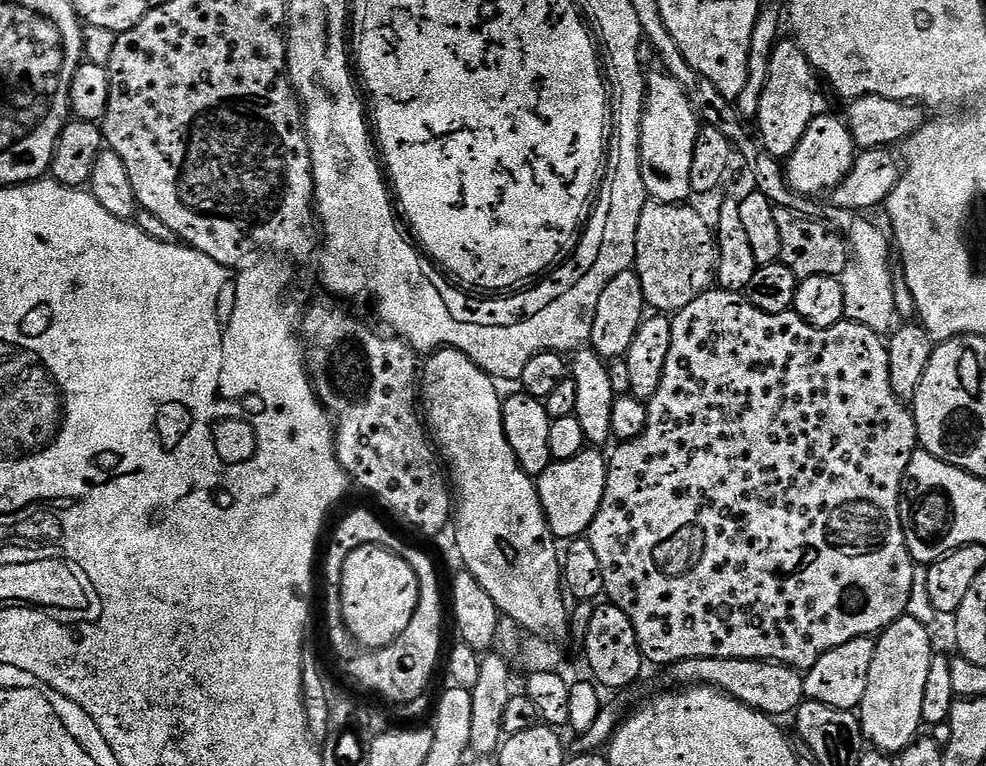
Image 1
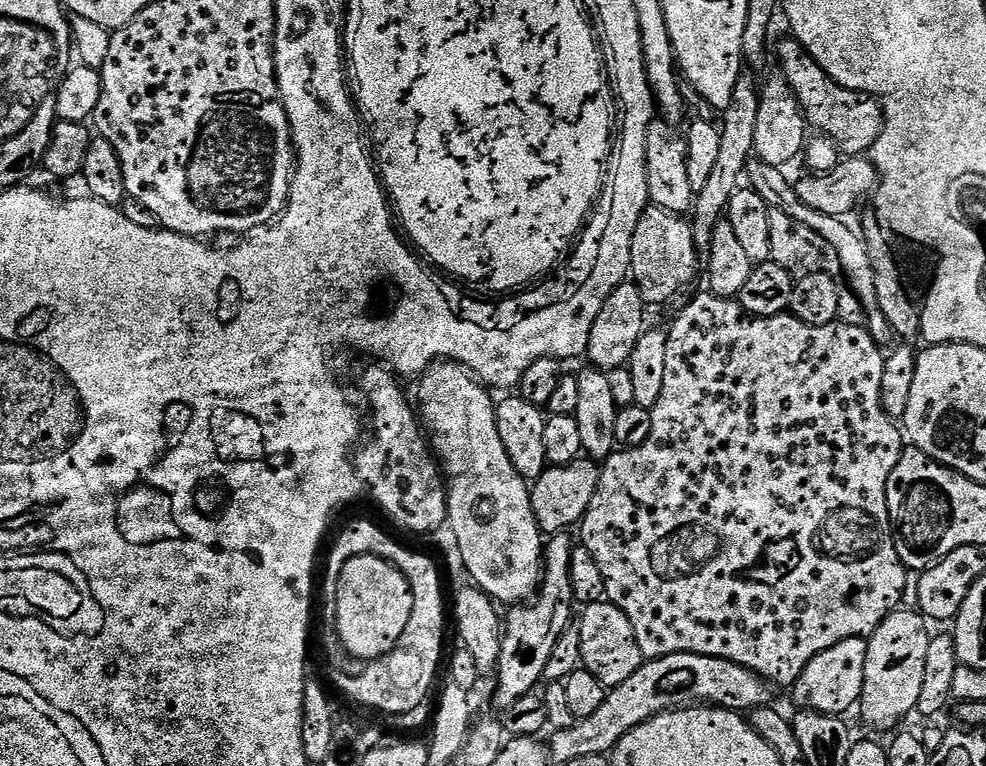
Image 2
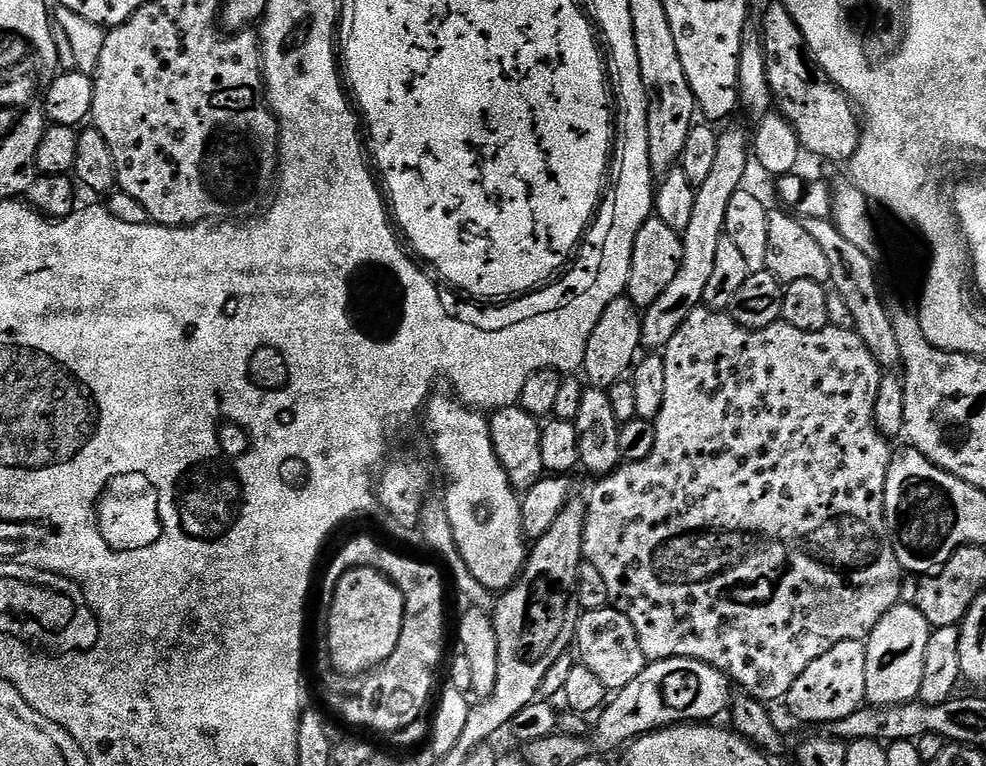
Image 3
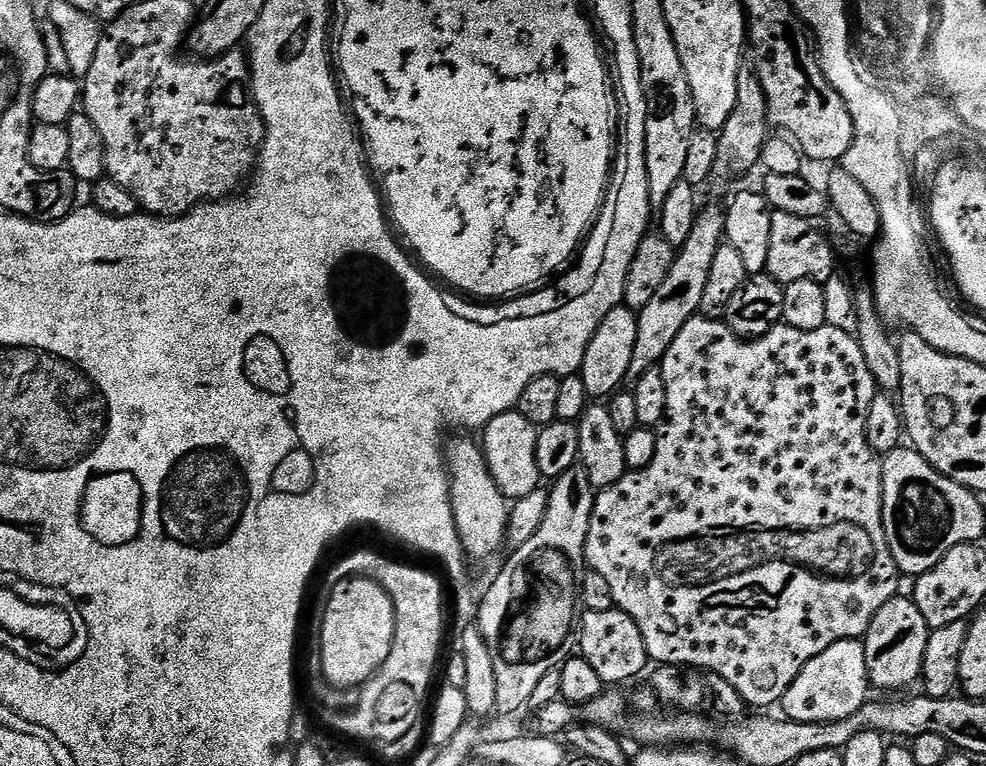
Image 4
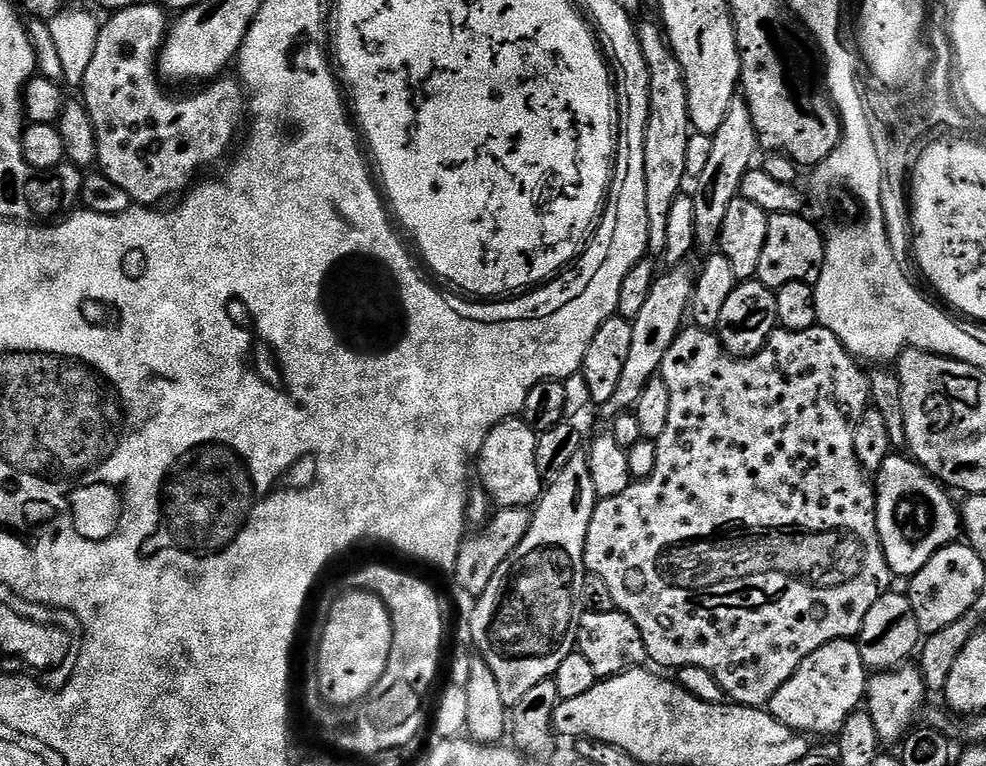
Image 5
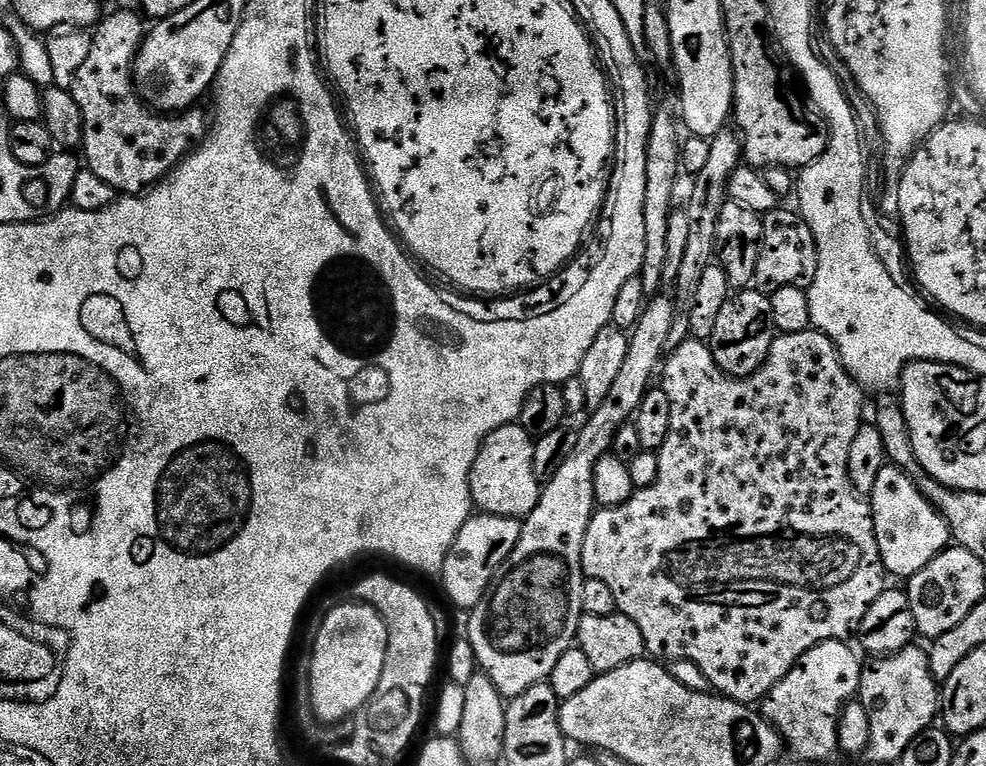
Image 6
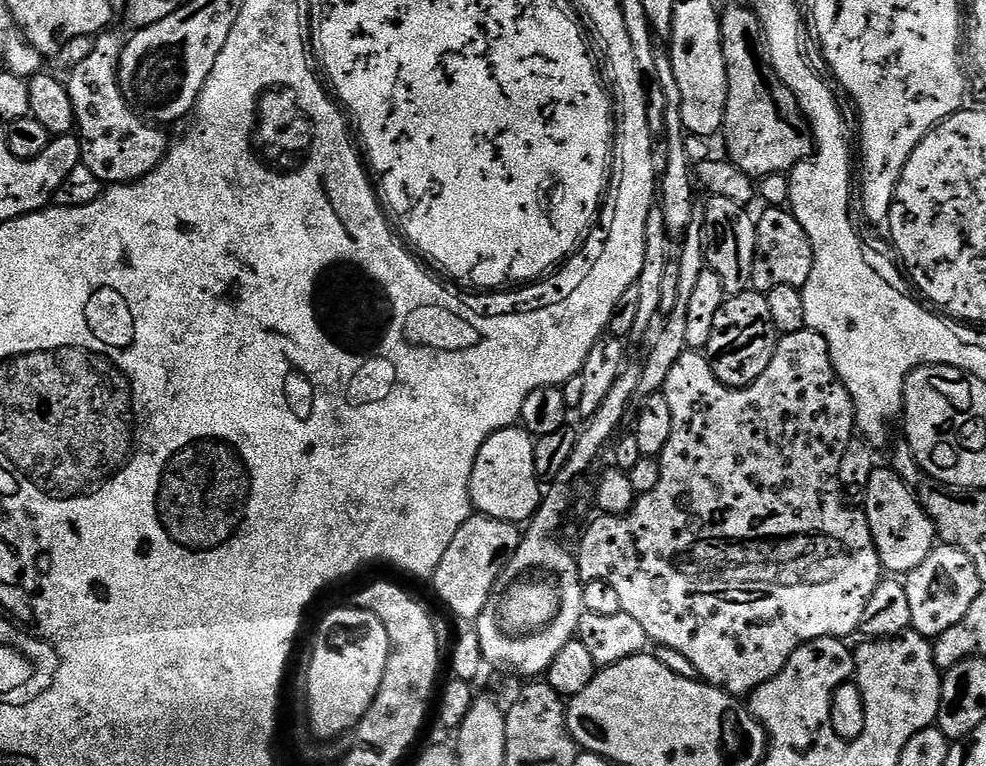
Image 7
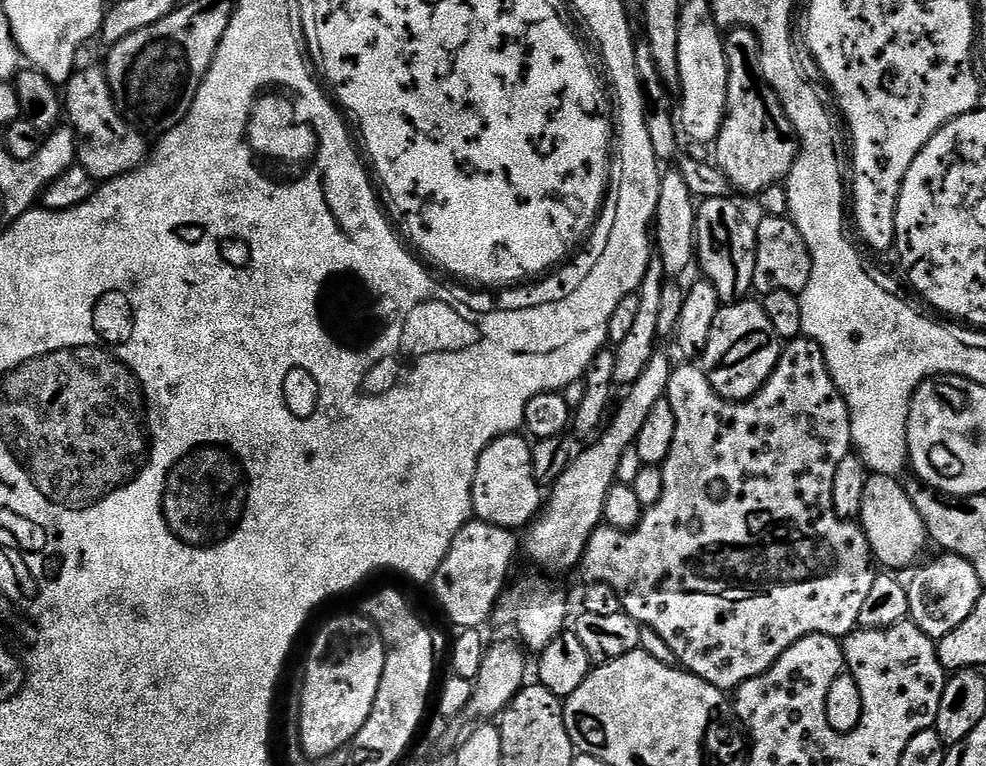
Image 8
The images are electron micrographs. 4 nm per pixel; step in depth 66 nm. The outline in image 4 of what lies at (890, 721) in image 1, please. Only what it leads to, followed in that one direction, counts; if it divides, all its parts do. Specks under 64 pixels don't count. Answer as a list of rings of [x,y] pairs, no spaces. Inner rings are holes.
[[[893,596],[870,622],[868,632],[862,637],[866,650],[866,670],[873,689],[908,688],[920,680],[922,662],[926,654],[926,642],[930,629],[922,610],[909,597]]]

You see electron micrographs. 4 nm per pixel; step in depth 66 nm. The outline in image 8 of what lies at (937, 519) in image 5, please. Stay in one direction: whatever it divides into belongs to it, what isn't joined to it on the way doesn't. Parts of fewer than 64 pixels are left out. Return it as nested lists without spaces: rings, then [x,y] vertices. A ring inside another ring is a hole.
[[[869,475],[862,494],[858,523],[864,529],[875,563],[885,564],[888,570],[904,568],[912,563],[915,565],[916,555],[926,545],[924,523],[918,510],[914,510],[914,502],[910,502],[903,483],[891,476]]]

